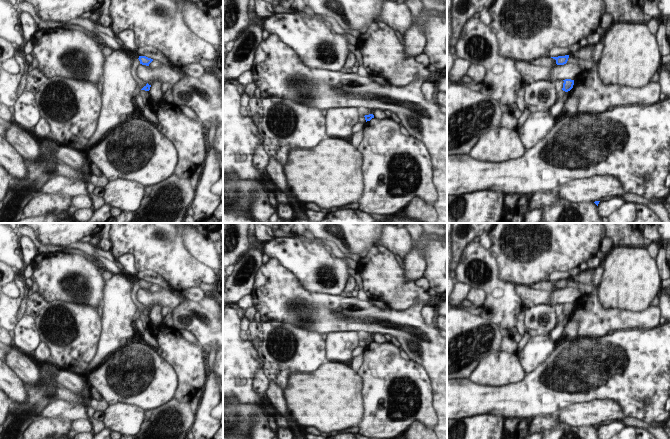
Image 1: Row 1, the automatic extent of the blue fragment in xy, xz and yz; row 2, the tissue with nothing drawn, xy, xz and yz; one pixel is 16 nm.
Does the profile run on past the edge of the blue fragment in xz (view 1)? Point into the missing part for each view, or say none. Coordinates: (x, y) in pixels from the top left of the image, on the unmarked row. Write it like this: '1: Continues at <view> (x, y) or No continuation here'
1: No continuation here

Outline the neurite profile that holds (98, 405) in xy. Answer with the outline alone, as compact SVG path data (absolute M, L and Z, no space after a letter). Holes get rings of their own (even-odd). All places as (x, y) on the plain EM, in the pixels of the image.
M103 398L102 400L92 399L90 404L95 411L102 412L104 412L110 406L105 398Z

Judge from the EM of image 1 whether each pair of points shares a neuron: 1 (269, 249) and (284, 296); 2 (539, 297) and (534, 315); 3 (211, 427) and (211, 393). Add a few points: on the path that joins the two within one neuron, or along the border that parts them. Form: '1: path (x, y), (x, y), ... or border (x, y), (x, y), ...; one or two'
1: border (270, 257), (275, 257), (292, 271); two
2: border (550, 304), (534, 304), (528, 308); two
3: path (206, 419), (206, 405), (208, 401); one

